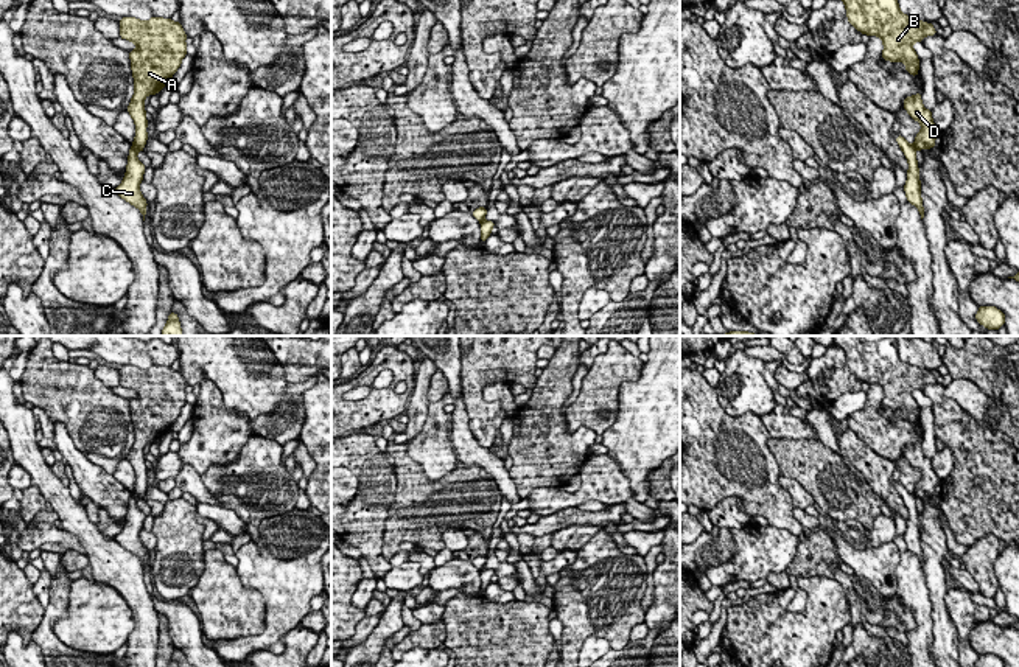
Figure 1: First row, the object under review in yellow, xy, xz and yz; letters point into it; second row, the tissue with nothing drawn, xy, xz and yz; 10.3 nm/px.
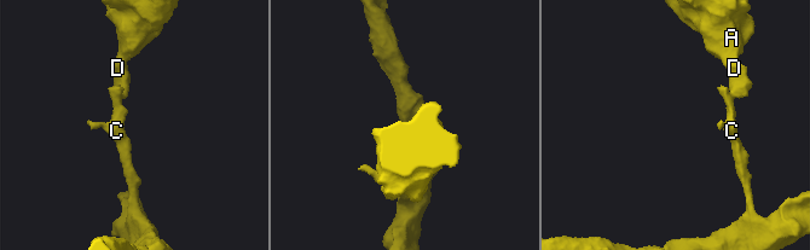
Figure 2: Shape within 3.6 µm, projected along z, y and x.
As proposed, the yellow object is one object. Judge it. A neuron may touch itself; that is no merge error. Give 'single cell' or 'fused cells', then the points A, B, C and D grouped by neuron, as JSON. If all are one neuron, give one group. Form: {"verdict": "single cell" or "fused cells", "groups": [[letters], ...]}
{"verdict": "fused cells", "groups": [["A", "B", "D"], ["C"]]}

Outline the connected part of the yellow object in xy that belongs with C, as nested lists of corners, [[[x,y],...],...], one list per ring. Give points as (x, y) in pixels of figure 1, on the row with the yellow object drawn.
[[[131,146],[124,179],[114,190],[121,199],[132,204],[142,211],[143,221],[146,216],[148,202],[140,193],[140,182],[143,180],[145,169],[146,166],[137,159],[137,149]]]

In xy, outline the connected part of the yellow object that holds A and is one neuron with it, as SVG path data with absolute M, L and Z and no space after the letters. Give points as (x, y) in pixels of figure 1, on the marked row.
M121 17L118 23L120 23L120 37L131 40L137 45L135 50L129 51L135 92L126 110L132 117L137 129L132 146L138 152L142 152L148 140L145 98L148 95L159 93L180 67L180 62L187 54L187 44L185 44L187 34L180 22L173 22L171 19L162 19L162 17L151 17L148 22L143 22L135 17Z

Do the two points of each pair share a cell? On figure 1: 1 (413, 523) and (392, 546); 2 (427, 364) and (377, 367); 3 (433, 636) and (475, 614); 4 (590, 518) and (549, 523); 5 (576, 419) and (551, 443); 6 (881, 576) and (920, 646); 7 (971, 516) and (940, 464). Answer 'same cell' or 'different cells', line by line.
1: same cell
2: different cells
3: different cells
4: same cell
5: different cells
6: different cells
7: different cells

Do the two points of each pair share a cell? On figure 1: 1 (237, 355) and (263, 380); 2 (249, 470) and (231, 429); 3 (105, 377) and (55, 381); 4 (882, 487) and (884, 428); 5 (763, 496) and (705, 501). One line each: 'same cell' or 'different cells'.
1: same cell
2: different cells
3: different cells
4: different cells
5: same cell

